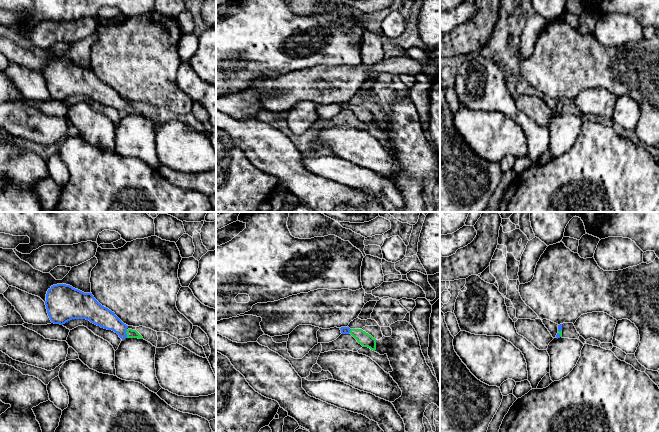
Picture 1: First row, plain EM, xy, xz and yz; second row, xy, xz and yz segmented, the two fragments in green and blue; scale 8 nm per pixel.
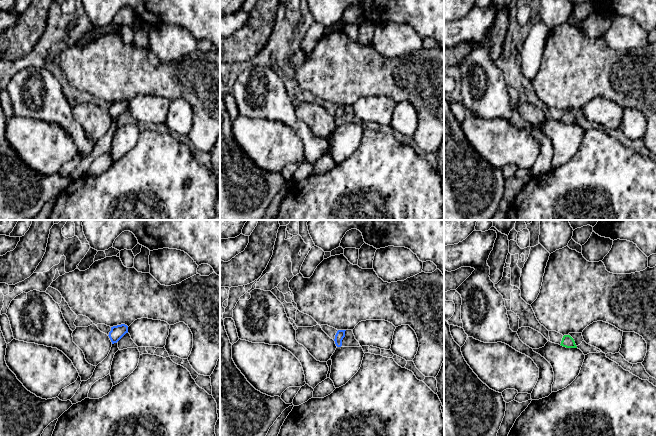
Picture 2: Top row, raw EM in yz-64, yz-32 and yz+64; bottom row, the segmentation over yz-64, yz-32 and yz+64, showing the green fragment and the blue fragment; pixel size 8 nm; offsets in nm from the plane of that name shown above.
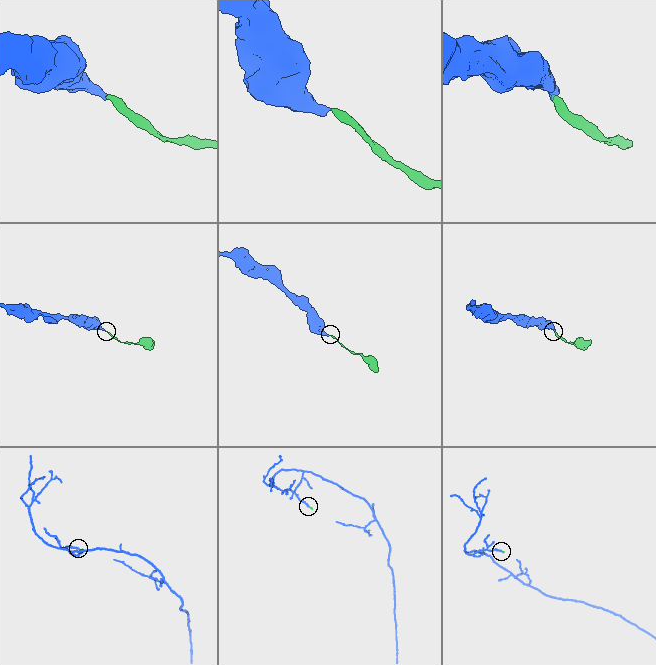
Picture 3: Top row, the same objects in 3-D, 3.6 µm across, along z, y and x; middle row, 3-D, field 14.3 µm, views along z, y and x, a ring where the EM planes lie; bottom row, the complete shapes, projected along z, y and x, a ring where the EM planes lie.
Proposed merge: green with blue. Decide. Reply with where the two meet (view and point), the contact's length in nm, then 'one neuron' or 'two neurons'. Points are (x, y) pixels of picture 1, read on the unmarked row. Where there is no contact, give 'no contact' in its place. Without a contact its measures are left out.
xy (126, 109) | 60 nm | one neuron

